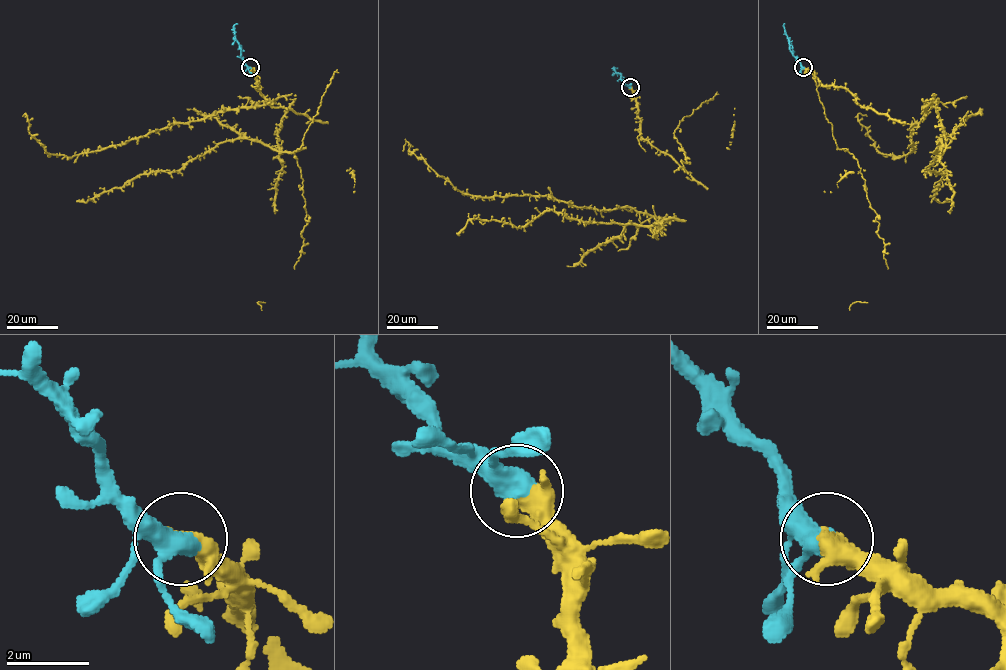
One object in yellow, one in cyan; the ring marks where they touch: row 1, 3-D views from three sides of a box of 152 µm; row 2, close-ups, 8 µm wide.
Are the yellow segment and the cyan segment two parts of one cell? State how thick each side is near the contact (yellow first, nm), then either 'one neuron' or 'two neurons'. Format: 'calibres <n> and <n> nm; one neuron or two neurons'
calibres 340 and 440 nm; one neuron

